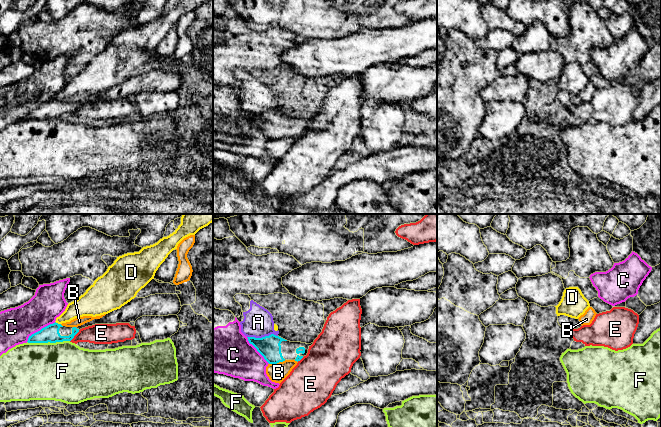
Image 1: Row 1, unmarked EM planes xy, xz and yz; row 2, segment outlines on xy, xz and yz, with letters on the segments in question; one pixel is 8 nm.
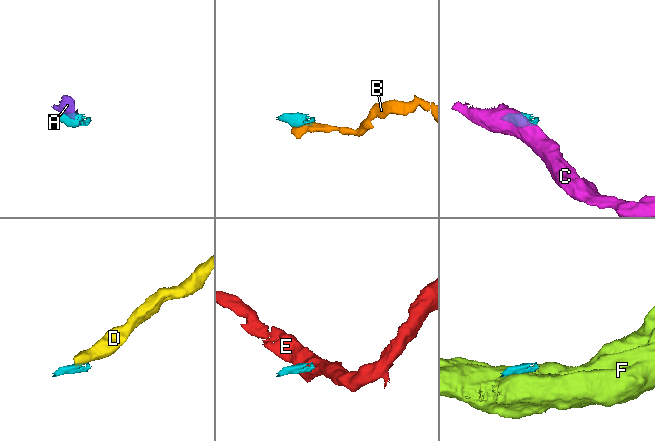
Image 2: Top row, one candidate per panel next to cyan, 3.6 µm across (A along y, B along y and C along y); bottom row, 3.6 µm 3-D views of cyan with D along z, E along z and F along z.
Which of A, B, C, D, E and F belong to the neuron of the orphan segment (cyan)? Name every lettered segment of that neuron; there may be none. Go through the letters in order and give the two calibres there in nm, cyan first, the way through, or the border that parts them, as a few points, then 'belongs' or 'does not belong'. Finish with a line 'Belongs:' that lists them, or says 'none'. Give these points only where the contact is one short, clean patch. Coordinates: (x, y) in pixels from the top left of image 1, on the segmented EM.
A: calibres 180 and 240 nm; border xz (277, 335), (247, 337); does not belong
B: calibres 180 and 150 nm; border xz (285, 360), (269, 364); does not belong
C: calibres 140 and 280 nm; border xy (55, 322), (34, 332), (26, 341); does not belong
D: calibres 140 and 160 nm; border xy (55, 321), (60, 324); does not belong
E: calibres 140 and 160 nm; border xy (79, 330), (70, 341); does not belong
F: calibres 140 and 460 nm; does not belong
Belongs: none

